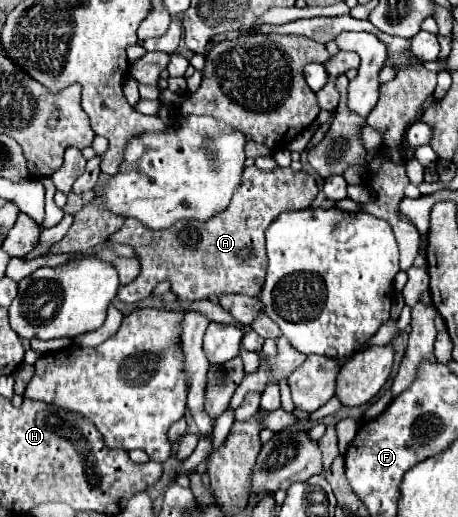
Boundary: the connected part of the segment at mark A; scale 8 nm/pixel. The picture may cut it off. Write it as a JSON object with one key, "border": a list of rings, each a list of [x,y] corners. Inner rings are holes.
{"border":[[[248,166],[228,208],[204,224],[198,220],[182,220],[164,232],[152,232],[138,220],[126,218],[120,232],[108,240],[130,244],[138,254],[142,272],[134,282],[118,288],[118,298],[128,304],[144,300],[152,294],[154,286],[166,278],[172,282],[172,292],[186,302],[202,298],[216,300],[220,294],[258,296],[268,264],[264,248],[266,228],[282,212],[308,208],[316,194],[316,180],[306,172],[294,172],[292,168],[262,172],[256,166]]]}

